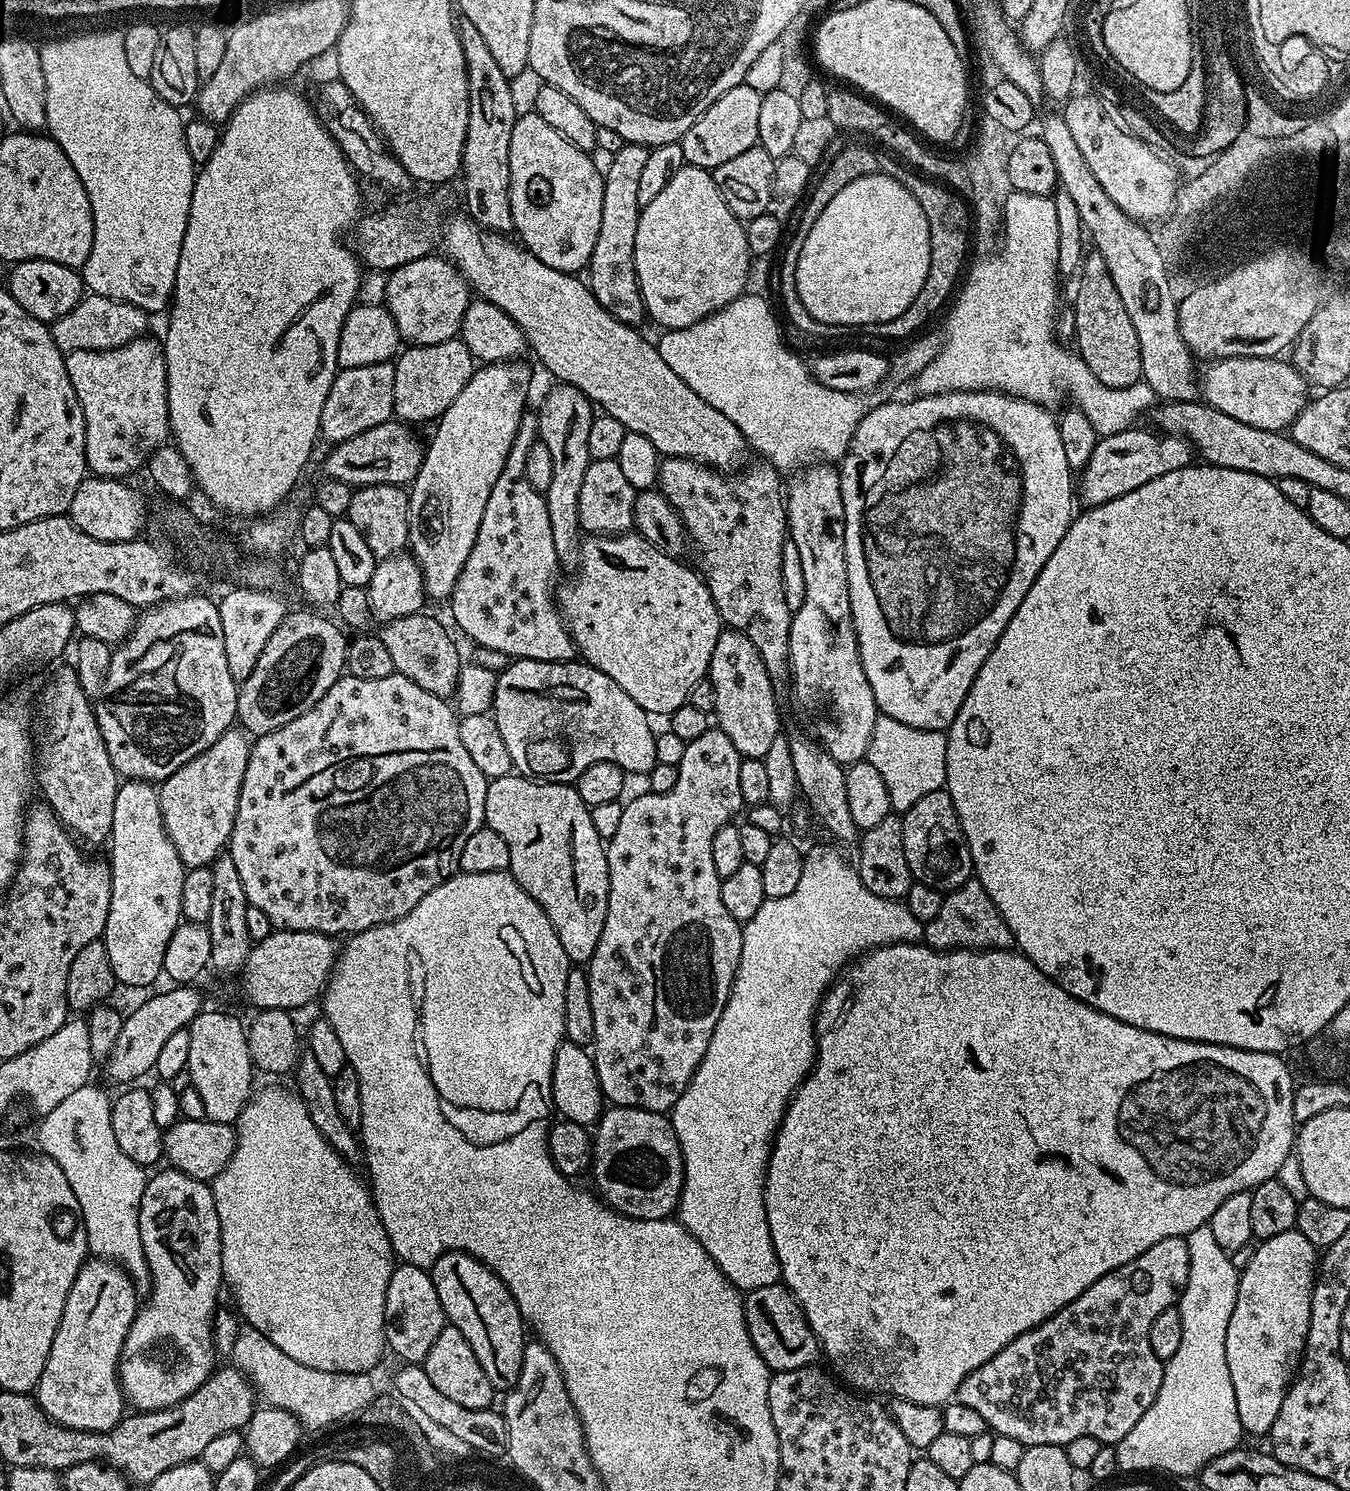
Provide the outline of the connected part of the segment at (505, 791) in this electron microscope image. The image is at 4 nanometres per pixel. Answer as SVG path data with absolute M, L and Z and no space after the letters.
M509 774L489 783L486 790L486 806L484 807L484 823L487 827L498 830L506 846L510 846L510 871L513 878L542 906L546 918L550 918L550 926L554 926L554 934L558 934L558 942L562 942L562 950L566 950L569 961L576 966L587 965L589 958L598 950L598 938L602 938L602 926L606 926L606 906L608 905L608 891L610 890L610 878L608 877L608 854L605 841L601 840L598 830L594 830L592 814L587 804L582 802L580 795L576 793L572 784L550 784L533 780L519 774Z

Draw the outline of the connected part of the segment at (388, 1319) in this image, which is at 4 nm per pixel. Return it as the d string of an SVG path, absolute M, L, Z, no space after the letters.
M397 1263L390 1274L390 1286L386 1286L384 1311L384 1338L390 1352L404 1364L423 1365L426 1354L430 1354L430 1346L434 1346L445 1326L442 1302L438 1302L431 1271Z

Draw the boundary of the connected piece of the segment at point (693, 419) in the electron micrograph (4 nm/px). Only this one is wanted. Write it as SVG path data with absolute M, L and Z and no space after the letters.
M467 215L454 216L447 221L442 232L442 248L445 248L447 259L456 265L479 299L498 306L498 310L506 310L506 314L514 318L530 352L540 359L541 366L550 375L557 376L555 379L559 383L582 390L597 409L618 418L628 431L642 434L642 438L649 440L661 457L696 460L721 474L732 474L745 467L750 449L738 426L734 426L726 414L714 410L710 402L702 402L702 398L698 398L698 394L694 394L694 390L690 390L690 386L686 386L686 382L682 382L682 378L662 362L660 349L653 341L651 344L644 340L640 330L611 316L579 275L546 266L546 262L530 254L515 239L497 232L485 232Z

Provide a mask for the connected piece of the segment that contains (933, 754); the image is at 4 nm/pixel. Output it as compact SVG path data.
M889 716L877 717L865 759L882 774L890 792L893 811L900 814L908 812L923 795L945 785L947 745L944 732L918 730Z

